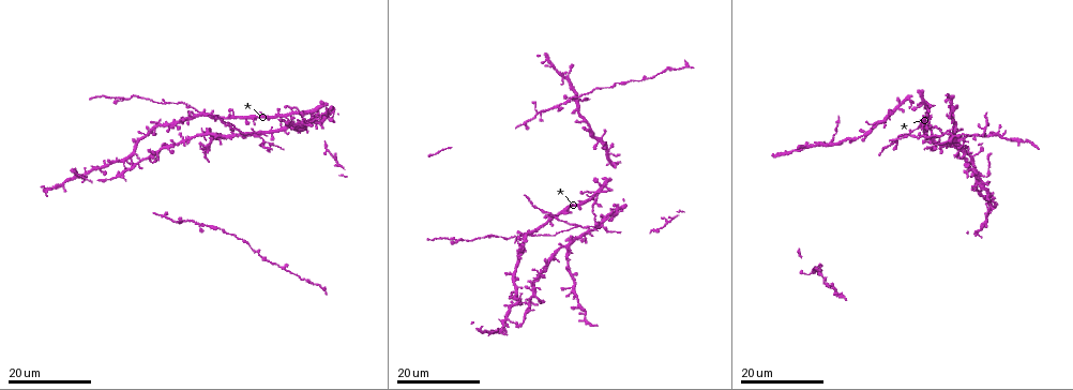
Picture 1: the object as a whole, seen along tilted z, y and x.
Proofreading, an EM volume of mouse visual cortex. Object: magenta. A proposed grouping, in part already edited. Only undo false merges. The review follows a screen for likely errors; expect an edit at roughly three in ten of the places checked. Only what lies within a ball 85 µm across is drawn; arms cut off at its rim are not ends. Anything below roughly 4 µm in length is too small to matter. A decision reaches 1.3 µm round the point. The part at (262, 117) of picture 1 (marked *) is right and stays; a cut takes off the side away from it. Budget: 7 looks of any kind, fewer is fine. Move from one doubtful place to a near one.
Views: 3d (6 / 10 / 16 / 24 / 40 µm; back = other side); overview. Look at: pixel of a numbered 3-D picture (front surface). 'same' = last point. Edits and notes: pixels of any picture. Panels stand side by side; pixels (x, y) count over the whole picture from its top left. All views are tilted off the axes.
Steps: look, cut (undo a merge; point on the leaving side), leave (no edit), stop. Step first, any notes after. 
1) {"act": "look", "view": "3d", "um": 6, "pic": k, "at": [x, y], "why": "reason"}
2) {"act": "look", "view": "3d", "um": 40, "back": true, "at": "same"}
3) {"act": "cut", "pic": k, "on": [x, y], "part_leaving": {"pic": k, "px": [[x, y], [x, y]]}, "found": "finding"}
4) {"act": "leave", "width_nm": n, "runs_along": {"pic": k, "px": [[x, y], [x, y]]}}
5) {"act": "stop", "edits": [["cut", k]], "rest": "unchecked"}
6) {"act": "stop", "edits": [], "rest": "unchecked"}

{"act": "look", "view": "3d", "um": 16, "pic": 1, "at": [574, 102], "why": "thin arm on a thick one"}

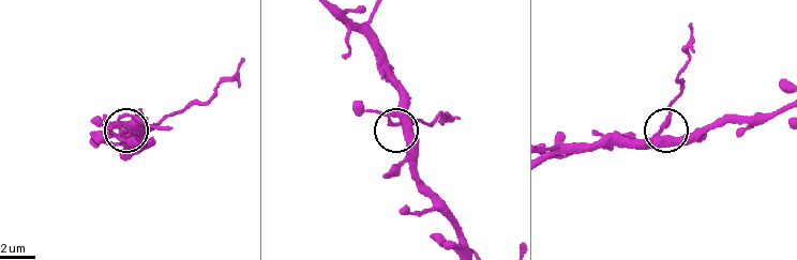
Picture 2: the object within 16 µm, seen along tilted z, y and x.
{"act": "look", "view": "3d", "um": 6, "pic": 2, "at": [395, 123], "why": "closer look"}

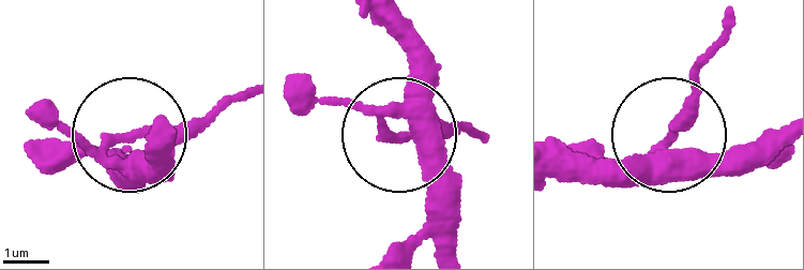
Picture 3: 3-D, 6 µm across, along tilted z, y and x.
{"act": "cut", "pic": 3, "on": [678, 122], "width_nm": 340, "part_leaving": {"pic": 3, "px": [[103, 151], [179, 140], [240, 99]]}, "found": "a second cell is stuck on"}

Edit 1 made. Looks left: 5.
{"act": "look", "view": "overview", "why": "redraw"}

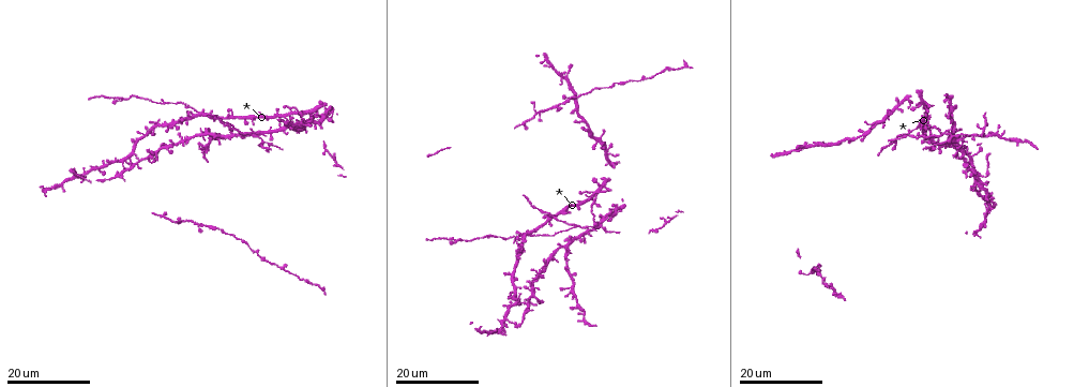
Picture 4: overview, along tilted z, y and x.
{"act": "look", "view": "3d", "um": 24, "pic": 4, "at": [979, 172], "why": "thin arm on a thick one"}

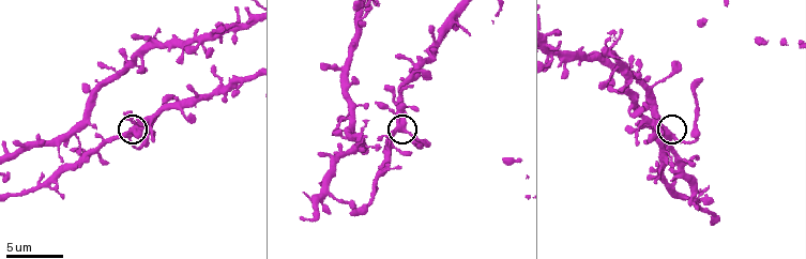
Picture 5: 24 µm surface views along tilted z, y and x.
{"act": "look", "view": "3d", "um": 6, "pic": 5, "at": [130, 136]}

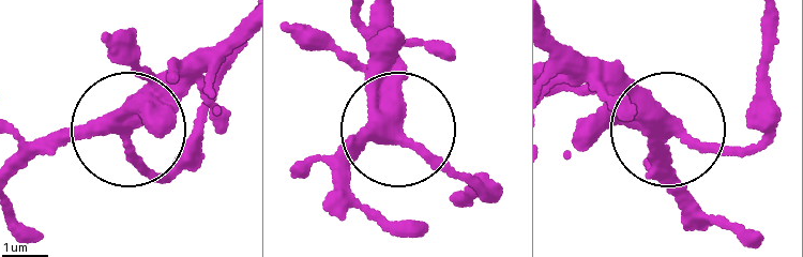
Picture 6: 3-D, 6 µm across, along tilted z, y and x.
{"act": "cut", "pic": 6, "on": [161, 177], "side_arm_um": 9, "part_leaving": {"pic": 6, "px": [[686, 144], [752, 141], [766, 21]]}, "found": "a second cell is stuck on"}

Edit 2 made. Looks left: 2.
{"act": "stop", "edits": [["cut", 3], ["cut", 6]], "rest": "unchecked"}

